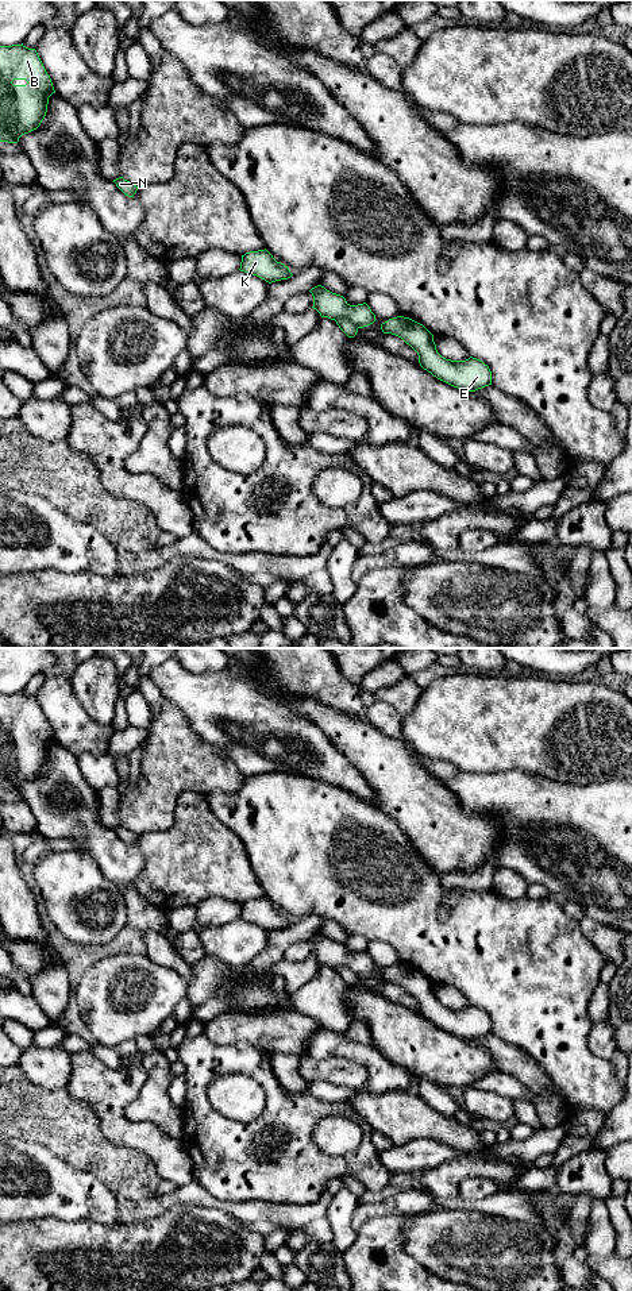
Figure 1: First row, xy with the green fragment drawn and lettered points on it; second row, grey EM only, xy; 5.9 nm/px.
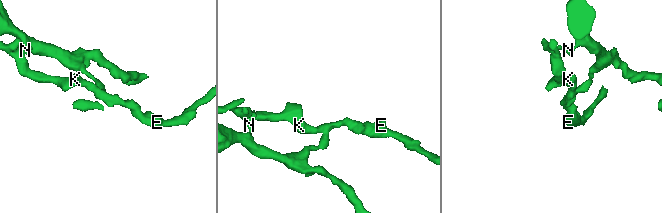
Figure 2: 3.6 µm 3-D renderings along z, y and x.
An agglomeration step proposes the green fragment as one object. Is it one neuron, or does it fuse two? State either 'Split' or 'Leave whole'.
Split

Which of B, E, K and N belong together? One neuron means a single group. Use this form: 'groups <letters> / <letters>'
groups B N / E K

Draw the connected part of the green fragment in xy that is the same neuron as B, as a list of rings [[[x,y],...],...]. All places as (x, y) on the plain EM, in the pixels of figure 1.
[[[23,691],[0,694],[0,790],[18,791],[22,783],[36,778],[46,764],[53,741],[51,727],[35,697]]]

